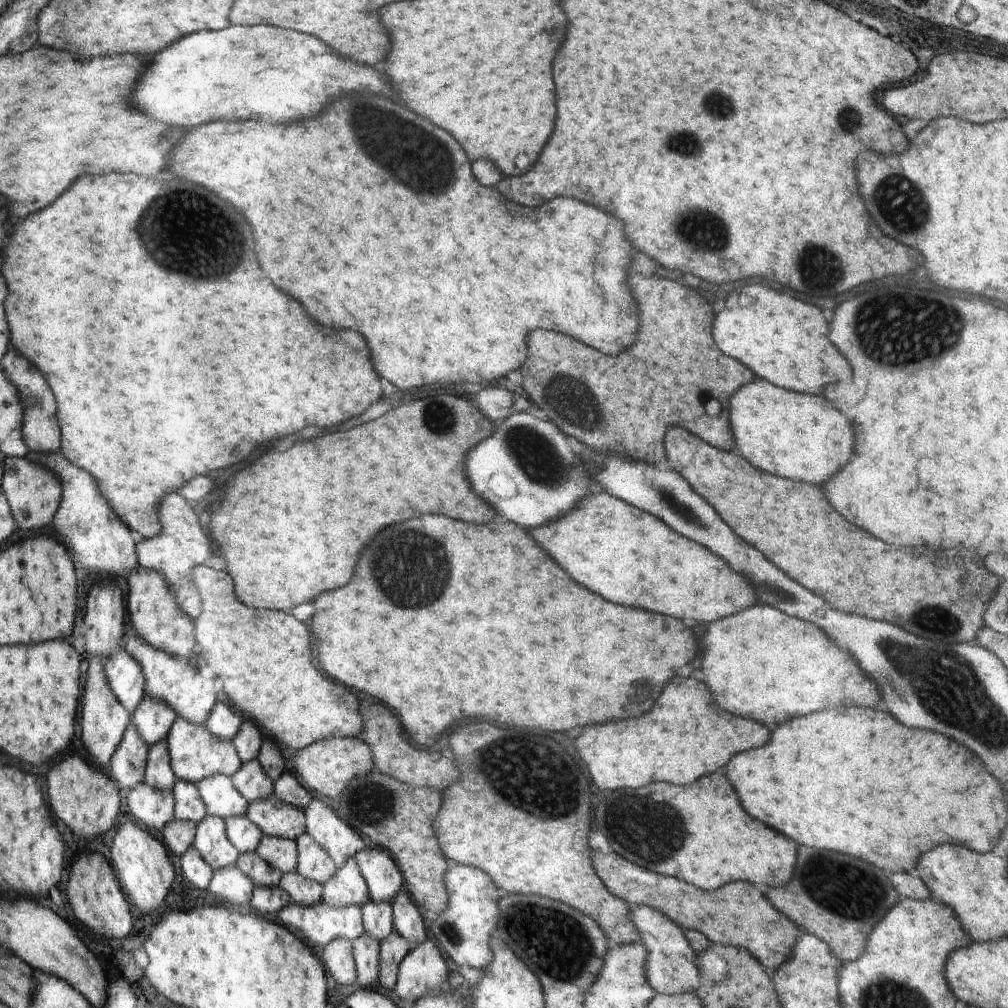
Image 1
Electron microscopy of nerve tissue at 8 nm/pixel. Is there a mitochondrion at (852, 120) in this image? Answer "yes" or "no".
yes

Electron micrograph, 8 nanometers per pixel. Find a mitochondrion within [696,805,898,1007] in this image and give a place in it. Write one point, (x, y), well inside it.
(859, 894)

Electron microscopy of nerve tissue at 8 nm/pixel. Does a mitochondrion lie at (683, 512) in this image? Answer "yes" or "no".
yes

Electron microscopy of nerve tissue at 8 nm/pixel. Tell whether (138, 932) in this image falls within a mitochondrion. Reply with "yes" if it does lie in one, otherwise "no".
no

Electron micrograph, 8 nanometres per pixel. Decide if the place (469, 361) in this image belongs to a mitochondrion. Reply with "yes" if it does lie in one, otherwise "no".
no

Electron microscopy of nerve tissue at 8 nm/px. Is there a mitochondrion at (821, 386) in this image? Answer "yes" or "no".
no

